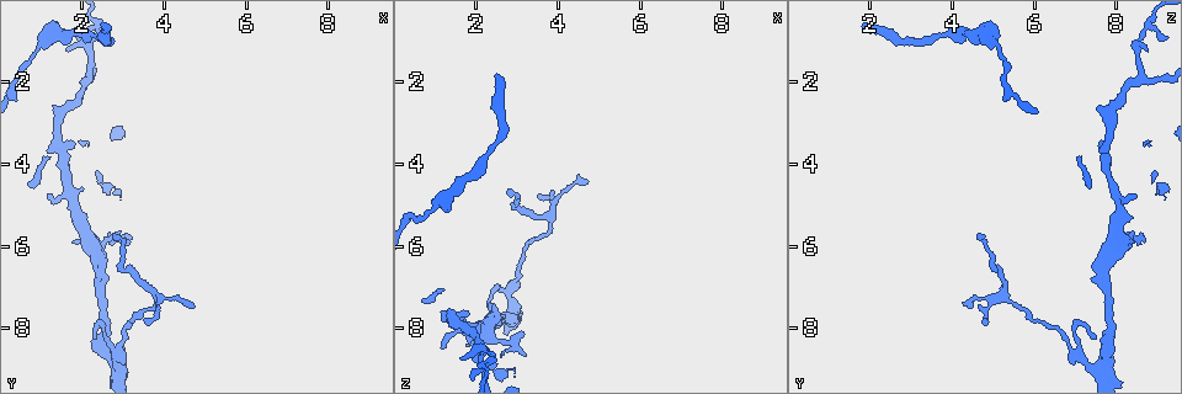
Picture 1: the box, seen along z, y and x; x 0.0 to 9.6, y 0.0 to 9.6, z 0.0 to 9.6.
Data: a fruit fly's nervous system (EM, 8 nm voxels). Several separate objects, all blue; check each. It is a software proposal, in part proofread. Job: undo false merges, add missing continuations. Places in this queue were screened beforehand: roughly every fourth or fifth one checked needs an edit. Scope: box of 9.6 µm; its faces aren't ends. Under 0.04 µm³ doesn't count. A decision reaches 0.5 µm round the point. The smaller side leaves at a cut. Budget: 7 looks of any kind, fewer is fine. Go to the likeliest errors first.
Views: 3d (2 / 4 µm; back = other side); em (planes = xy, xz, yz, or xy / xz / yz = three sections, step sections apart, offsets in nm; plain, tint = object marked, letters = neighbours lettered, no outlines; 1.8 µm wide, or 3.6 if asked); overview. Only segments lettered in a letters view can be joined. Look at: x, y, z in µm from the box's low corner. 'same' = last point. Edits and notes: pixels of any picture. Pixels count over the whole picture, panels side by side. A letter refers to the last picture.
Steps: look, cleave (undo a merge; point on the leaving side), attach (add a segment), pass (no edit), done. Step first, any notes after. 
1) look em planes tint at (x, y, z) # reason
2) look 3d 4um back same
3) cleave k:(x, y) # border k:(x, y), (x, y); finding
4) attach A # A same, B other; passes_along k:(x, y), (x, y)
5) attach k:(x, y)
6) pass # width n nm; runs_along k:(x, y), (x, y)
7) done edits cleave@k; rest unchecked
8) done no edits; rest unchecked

look em yz step 16 tint at (2.05, 2.00, 8.45) # three-way junction

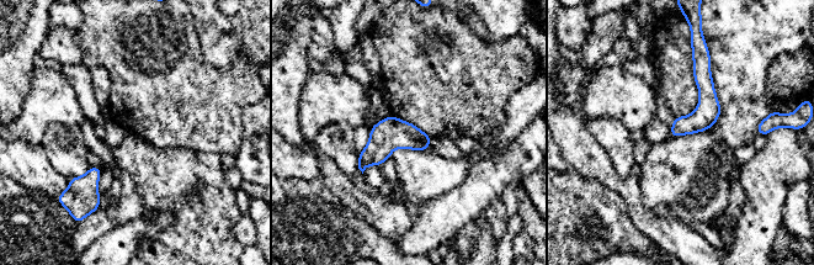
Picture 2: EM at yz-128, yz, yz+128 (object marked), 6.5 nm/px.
look em planes letters same # cut it another way

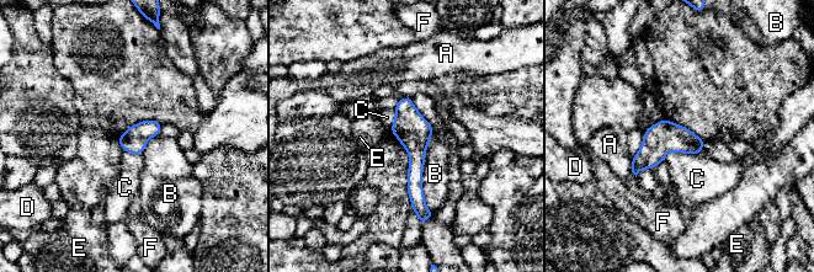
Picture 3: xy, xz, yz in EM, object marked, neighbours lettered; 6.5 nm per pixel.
pass # A other, B other, C other, D other, E other, F other; runs_along 3:(405, 100), (420, 208); one neuron here

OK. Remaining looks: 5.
look em planes letters at (4.70, 7.50, 4.45) # an open end

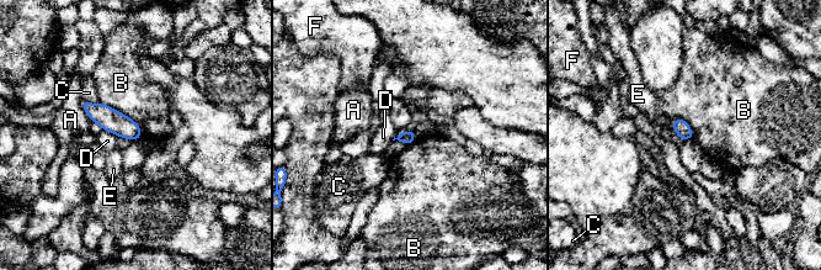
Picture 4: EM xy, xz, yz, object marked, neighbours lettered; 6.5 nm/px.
pass # width 90 nm; A other, B other, C other, D other, E other, F other; runs_along 4:(84, 104), (129, 128), (137, 136); none of them fits

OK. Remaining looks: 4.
look 3d 2um at (1.15, 4.75, 8.45) # an open end

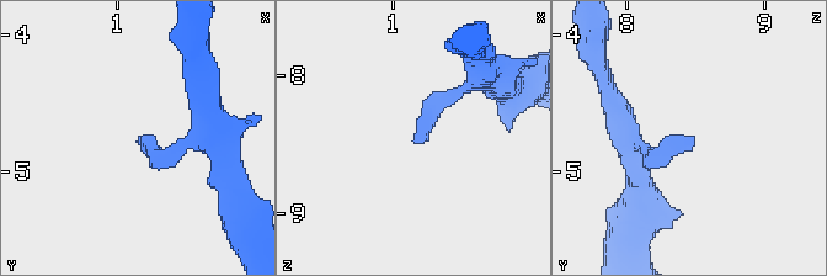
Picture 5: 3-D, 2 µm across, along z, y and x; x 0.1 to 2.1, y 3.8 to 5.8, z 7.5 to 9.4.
look em xy step 8 tint at (1.18, 4.78, 8.48)

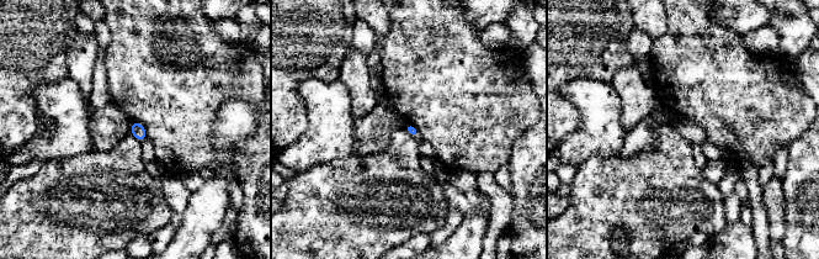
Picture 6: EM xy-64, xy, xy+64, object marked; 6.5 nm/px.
look em planes letters same

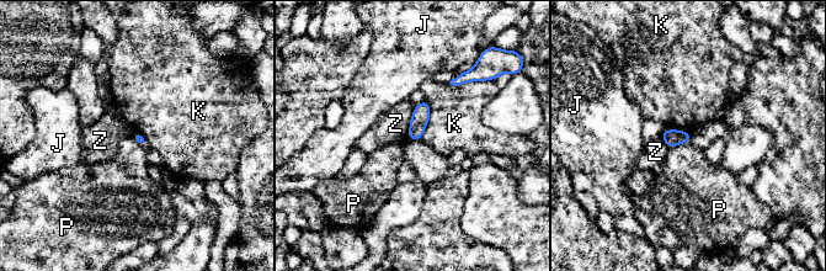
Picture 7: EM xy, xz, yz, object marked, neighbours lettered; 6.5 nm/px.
pass # longest_contact K 280 nm; J other, K other, P other, Z other; border 7:(689, 141), (681, 142), (670, 149); no lettered segment goes on from it

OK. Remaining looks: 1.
done no edits; rest unchecked

